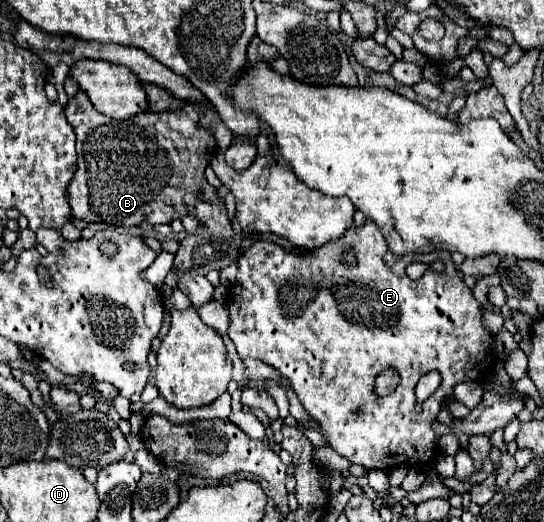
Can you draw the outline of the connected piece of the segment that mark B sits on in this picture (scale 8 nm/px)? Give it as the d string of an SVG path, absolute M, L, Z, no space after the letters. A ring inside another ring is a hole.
M78 90L78 94L68 100L68 104L66 104L64 110L66 110L68 122L72 122L74 132L76 132L76 136L78 136L78 142L76 142L76 150L78 150L78 170L76 170L74 178L70 180L70 184L68 184L68 188L66 188L68 204L70 204L70 208L72 208L72 216L74 216L74 218L80 218L80 220L84 220L84 222L106 222L106 224L112 224L112 226L138 226L140 222L170 224L172 220L178 220L178 218L182 218L184 214L194 214L194 216L198 216L198 220L200 220L212 234L222 236L222 238L226 238L226 240L232 240L234 232L232 232L232 228L230 228L230 220L228 220L228 214L226 214L224 200L218 196L218 190L216 190L214 186L210 186L210 184L206 182L206 178L204 178L204 170L206 170L206 166L210 164L210 160L214 158L214 154L218 152L218 146L216 146L216 140L214 140L212 132L210 132L208 128L200 128L200 126L198 126L200 114L204 112L204 108L202 108L200 104L186 104L182 110L174 110L174 112L150 112L150 110L148 110L146 114L138 114L138 118L130 118L130 120L122 122L122 120L106 118L104 114L100 114L100 112L92 106L90 98L88 98L82 90ZM198 192L204 194L202 200L198 198Z

